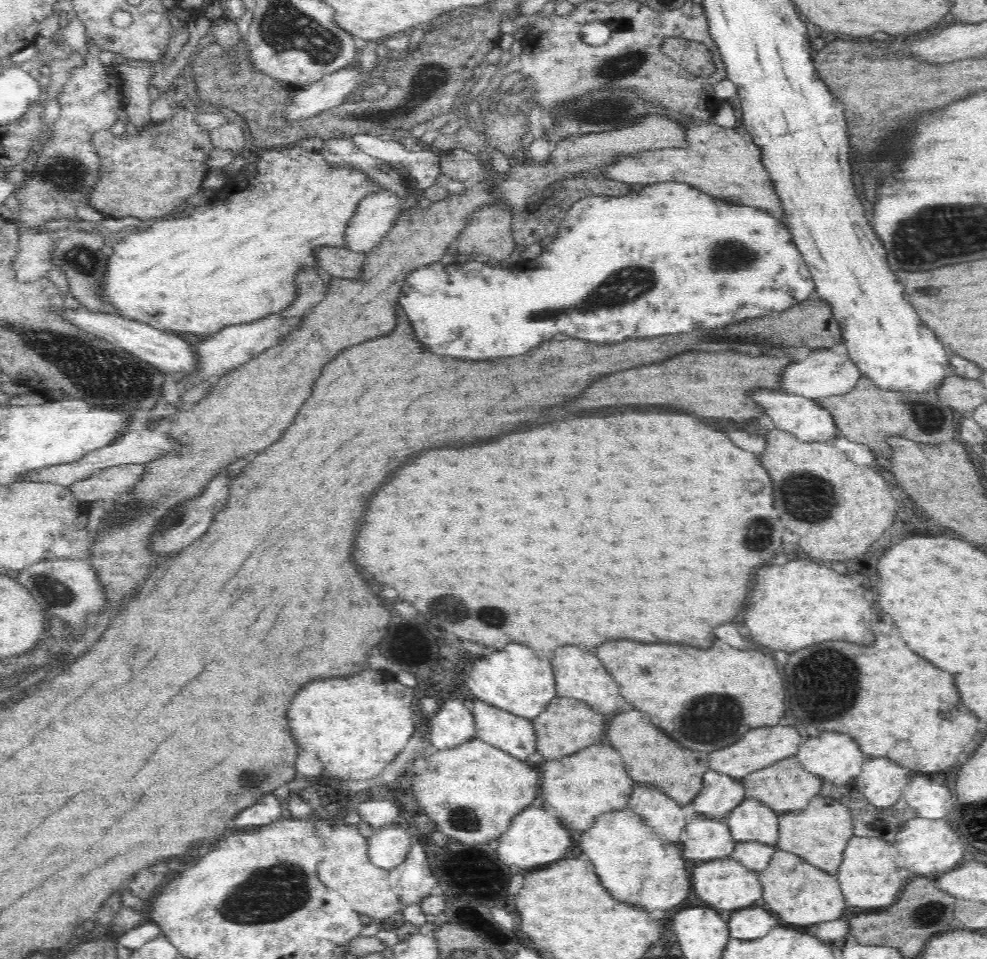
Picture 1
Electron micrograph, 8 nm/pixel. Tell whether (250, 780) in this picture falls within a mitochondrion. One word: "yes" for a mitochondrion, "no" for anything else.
yes

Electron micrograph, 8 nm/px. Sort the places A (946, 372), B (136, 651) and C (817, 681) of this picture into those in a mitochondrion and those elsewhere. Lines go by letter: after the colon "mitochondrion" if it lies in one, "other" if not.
A: other
B: mitochondrion
C: mitochondrion

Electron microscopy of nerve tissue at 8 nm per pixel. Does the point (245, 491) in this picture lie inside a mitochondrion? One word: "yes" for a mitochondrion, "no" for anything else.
no

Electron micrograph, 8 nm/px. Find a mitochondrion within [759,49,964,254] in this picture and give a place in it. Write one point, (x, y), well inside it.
(875, 161)

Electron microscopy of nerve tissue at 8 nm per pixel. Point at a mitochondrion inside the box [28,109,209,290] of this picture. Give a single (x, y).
(65, 175)

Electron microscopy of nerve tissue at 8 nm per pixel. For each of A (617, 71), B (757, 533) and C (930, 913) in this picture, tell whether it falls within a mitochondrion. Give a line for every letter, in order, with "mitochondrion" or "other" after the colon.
A: mitochondrion
B: mitochondrion
C: mitochondrion

